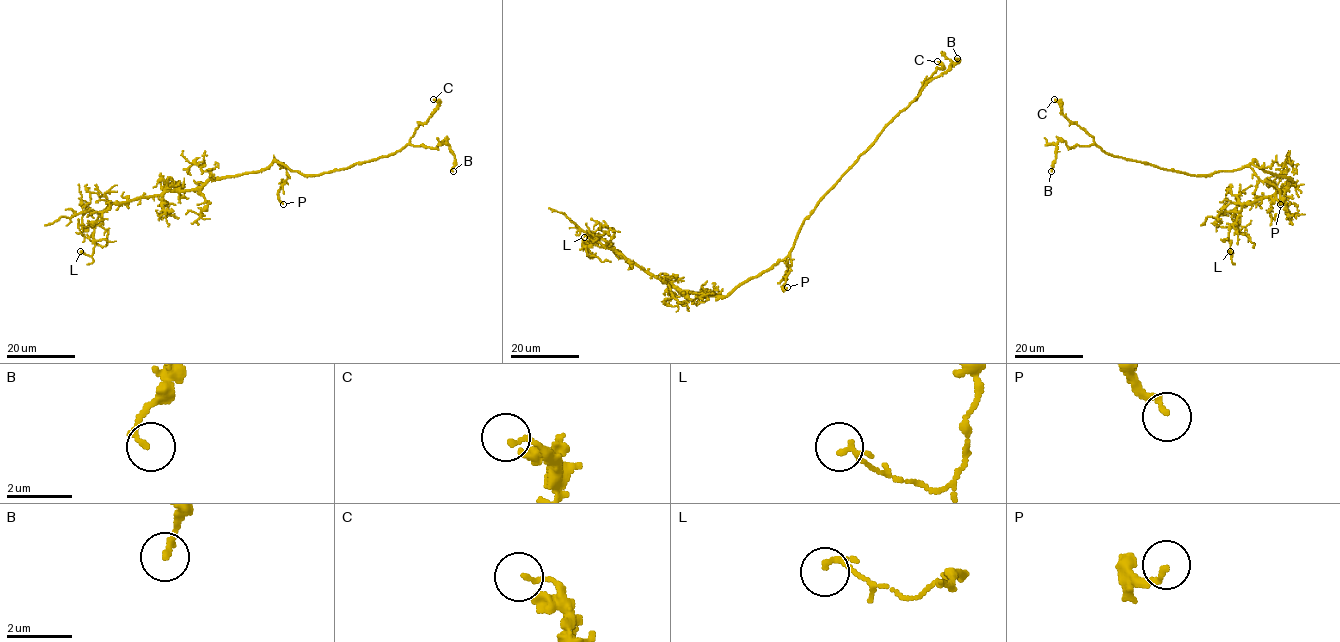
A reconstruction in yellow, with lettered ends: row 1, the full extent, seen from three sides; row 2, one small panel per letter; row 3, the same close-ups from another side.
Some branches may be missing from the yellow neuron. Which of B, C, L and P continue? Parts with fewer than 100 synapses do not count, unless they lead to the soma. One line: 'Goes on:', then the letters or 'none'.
Goes on: none

